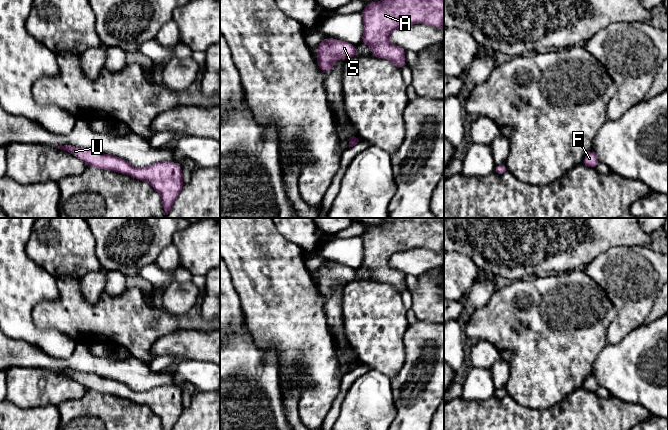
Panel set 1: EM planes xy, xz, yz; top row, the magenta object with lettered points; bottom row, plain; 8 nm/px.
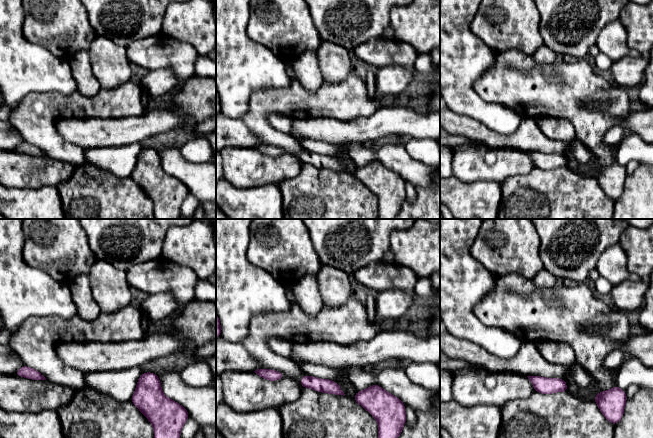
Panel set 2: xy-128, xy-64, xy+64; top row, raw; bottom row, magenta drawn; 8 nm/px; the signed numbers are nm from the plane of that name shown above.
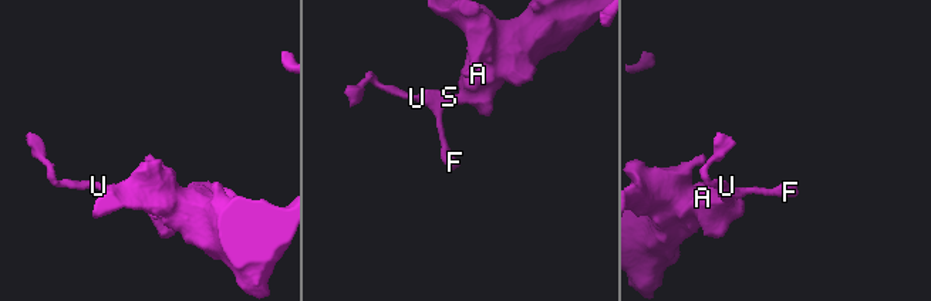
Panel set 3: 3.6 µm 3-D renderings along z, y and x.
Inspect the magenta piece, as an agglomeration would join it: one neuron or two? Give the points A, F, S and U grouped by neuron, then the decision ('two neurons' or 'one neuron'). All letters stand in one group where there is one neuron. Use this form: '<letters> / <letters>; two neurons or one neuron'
A F S U; one neuron

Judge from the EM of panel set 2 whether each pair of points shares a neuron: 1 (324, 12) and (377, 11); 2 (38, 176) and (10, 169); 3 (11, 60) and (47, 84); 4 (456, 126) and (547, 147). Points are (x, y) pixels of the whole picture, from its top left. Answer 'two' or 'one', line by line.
1: one
2: one
3: one
4: one

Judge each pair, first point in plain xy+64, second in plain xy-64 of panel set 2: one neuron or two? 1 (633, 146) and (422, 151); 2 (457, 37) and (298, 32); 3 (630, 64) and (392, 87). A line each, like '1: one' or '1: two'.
1: one
2: two
3: one

